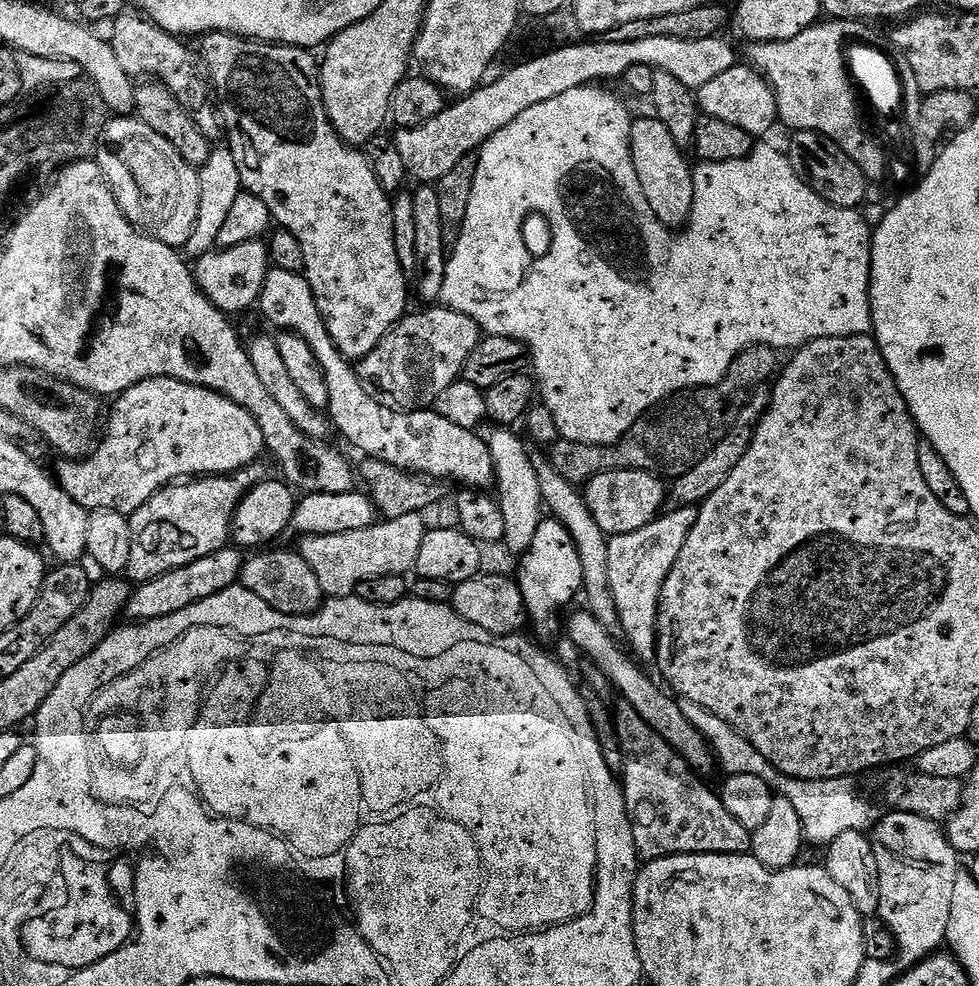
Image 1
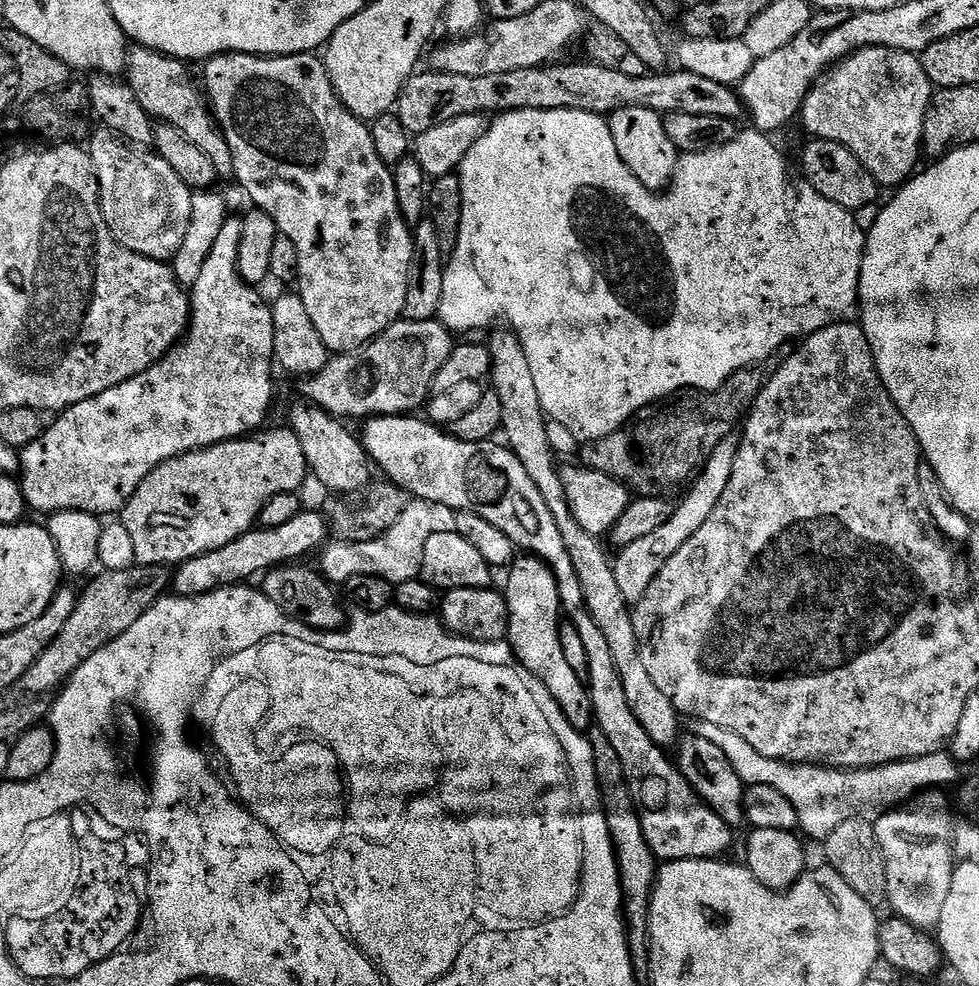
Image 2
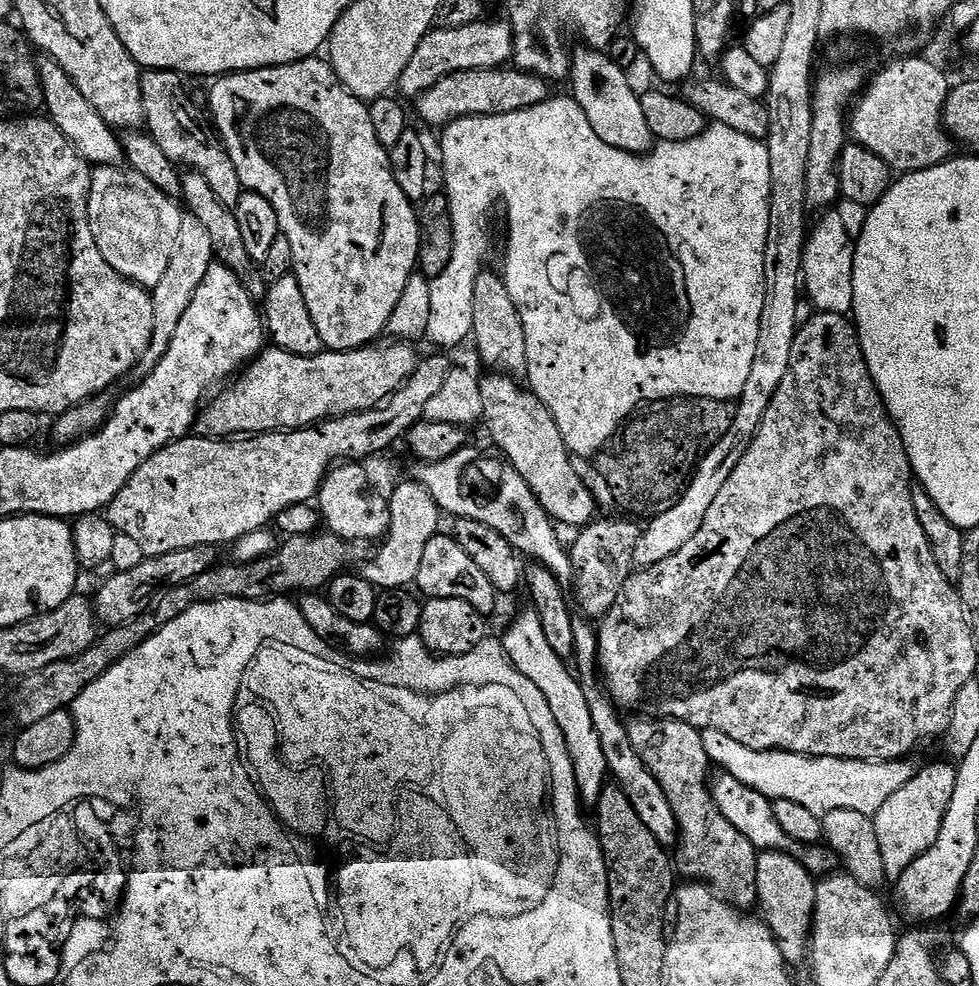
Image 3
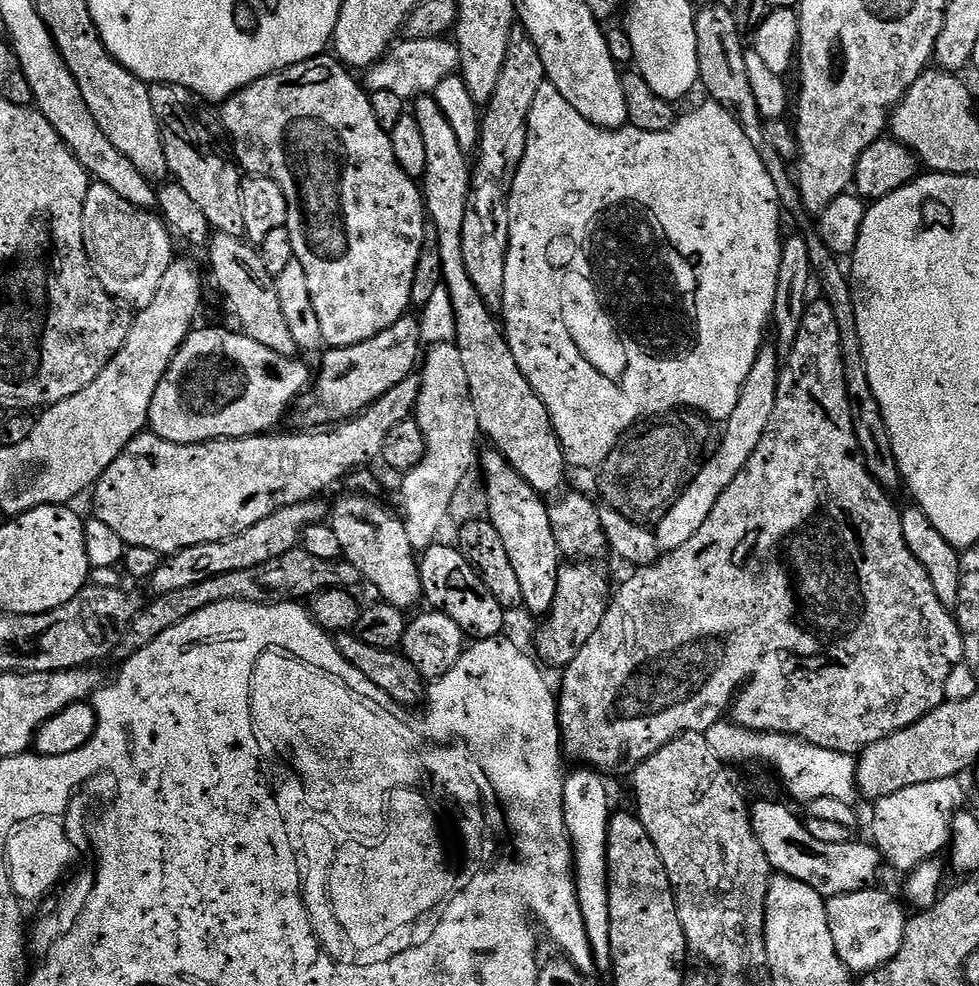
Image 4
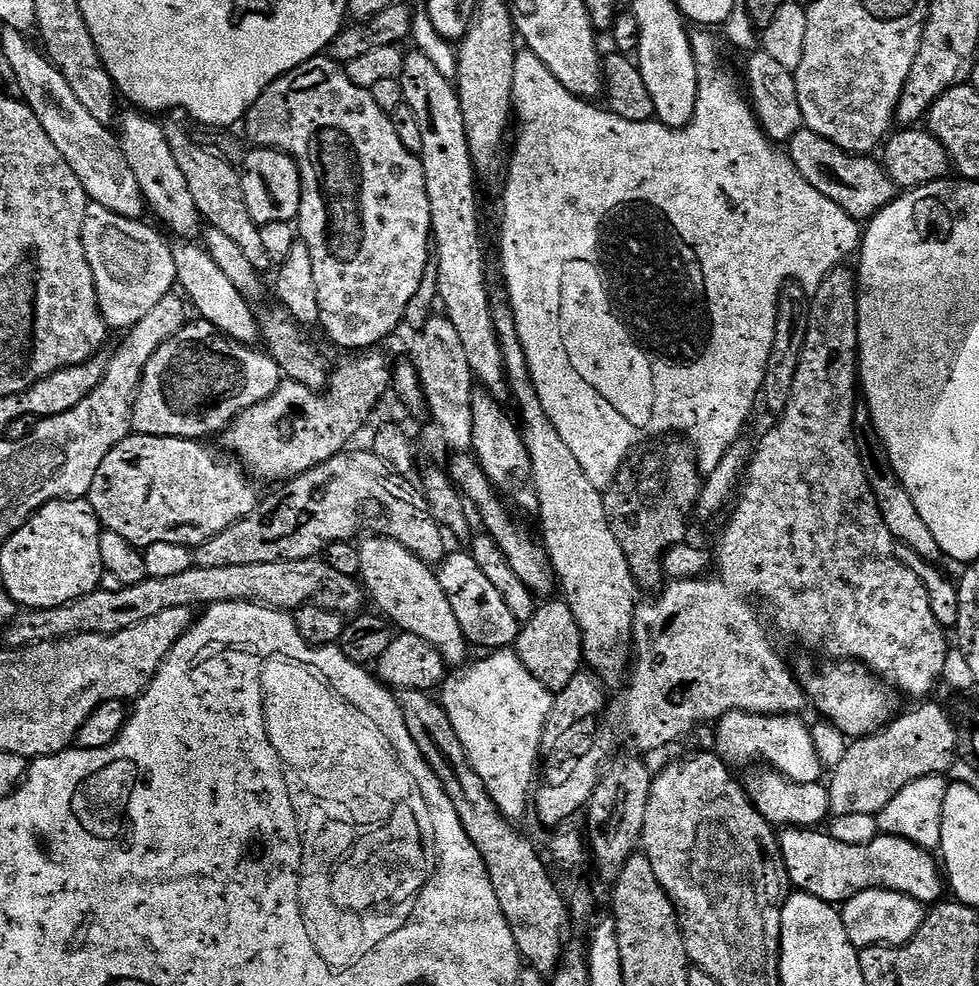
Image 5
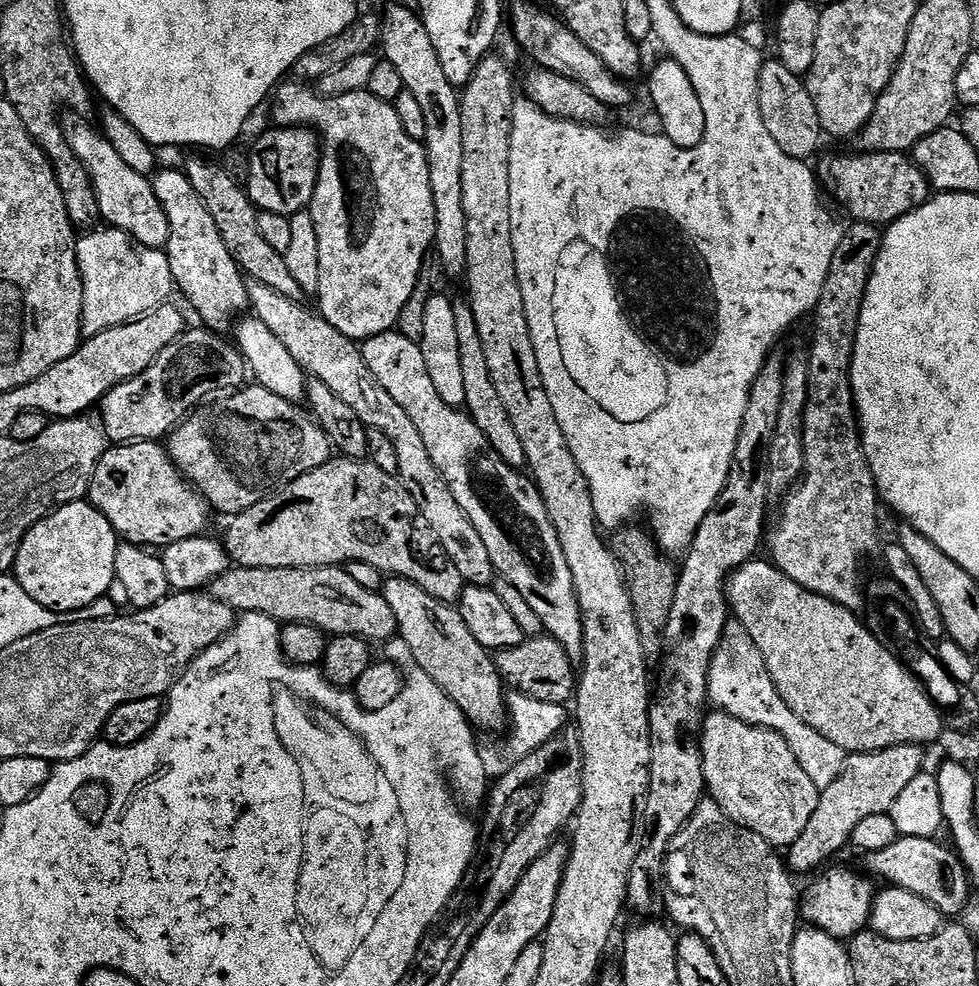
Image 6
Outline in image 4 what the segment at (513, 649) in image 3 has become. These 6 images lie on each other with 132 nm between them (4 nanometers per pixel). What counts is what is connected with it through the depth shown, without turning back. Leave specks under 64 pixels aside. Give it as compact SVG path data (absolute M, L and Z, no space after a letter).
M576 766L565 775L562 790L562 814L566 818L568 841L572 843L572 866L576 877L577 904L582 906L583 918L586 922L588 941L592 946L592 959L597 969L611 969L612 954L610 952L610 890L608 889L608 819L614 811L612 800L608 797L608 788L604 785L605 773L595 768Z

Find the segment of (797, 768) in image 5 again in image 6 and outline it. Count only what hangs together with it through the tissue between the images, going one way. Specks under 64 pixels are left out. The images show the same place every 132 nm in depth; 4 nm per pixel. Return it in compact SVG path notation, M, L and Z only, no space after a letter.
M738 622L729 623L720 645L716 647L708 675L708 698L713 709L730 714L755 728L769 728L782 734L790 750L794 750L798 766L806 770L810 782L814 782L816 788L823 790L830 786L830 782L834 782L834 778L838 778L838 774L842 774L846 753L830 742L830 738L822 738L818 730L806 726L806 722L802 722L802 718L798 718L798 714L794 714L794 710L782 702L764 665L762 650L758 650L750 634L746 634Z

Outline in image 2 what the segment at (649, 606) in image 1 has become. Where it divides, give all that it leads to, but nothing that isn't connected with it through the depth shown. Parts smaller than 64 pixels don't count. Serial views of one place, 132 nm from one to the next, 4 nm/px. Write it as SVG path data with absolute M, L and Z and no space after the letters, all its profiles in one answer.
M733 434L723 436L714 446L714 450L709 452L699 469L698 475L691 481L692 489L688 492L688 497L684 501L676 504L674 514L658 530L646 534L646 538L638 538L638 542L630 542L630 546L619 549L615 553L612 569L614 578L618 578L618 586L622 589L622 598L626 598L629 605L635 606L650 590L650 582L658 578L658 570L686 546L694 534L698 534L698 529L702 527L702 522L710 518L714 506L718 506L718 498L722 498L722 493L726 491L726 485L730 482L730 474L734 474L734 458L738 458L738 446L740 445L739 435Z

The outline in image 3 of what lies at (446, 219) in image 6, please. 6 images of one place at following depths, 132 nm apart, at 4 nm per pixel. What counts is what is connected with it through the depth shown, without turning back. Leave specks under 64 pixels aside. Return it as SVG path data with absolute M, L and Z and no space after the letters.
M488 374L480 381L482 390L482 424L488 427L488 436L497 444L499 455L522 474L526 486L557 525L569 524L575 530L592 523L598 509L586 482L578 478L572 465L572 453L562 442L562 430L550 410L527 387L519 388L517 381L503 374Z

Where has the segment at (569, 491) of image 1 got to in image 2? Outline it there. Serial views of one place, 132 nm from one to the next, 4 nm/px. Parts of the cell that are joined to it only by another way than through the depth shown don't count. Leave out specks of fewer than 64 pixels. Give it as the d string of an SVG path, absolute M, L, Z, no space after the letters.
M500 327L491 333L491 335L493 334L492 337L487 337L486 343L492 359L490 388L491 391L498 394L498 398L502 398L502 436L505 436L503 439L506 441L507 447L511 448L513 454L518 458L518 462L522 462L522 466L526 466L526 474L530 474L534 486L538 486L538 494L542 494L546 506L550 506L550 514L554 514L554 522L558 522L558 531L562 534L562 542L566 542L566 550L570 553L570 559L574 561L575 572L578 573L578 583L582 585L584 605L586 610L590 610L590 618L594 618L594 623L598 625L602 630L602 635L606 637L610 655L614 658L614 666L617 668L618 675L622 678L622 686L626 690L626 702L630 702L630 710L634 710L634 718L638 718L638 722L642 722L642 730L646 730L646 734L650 734L650 738L654 738L658 747L665 750L671 749L681 739L680 723L682 723L682 717L670 702L670 698L666 698L666 694L662 694L662 690L658 690L658 686L654 686L650 674L646 671L646 666L642 663L642 656L638 654L637 638L634 634L632 608L628 600L622 598L622 589L618 586L618 578L614 578L610 554L608 556L603 546L600 545L603 544L601 537L586 534L586 530L582 530L582 526L578 526L578 520L574 518L574 514L570 514L570 504L566 502L566 494L558 469L558 457L556 453L550 450L550 441L546 439L544 407L538 398L538 389L534 383L534 373L530 370L530 361L526 359L526 350L511 328Z

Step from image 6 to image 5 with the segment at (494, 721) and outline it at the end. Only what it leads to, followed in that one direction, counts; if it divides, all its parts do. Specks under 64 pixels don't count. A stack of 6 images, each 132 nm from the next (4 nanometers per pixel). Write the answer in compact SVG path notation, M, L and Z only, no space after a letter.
M375 534L369 540L359 541L360 575L367 595L377 604L379 611L400 632L409 632L425 642L430 642L442 654L445 665L463 665L469 659L470 645L462 634L462 626L458 626L458 618L454 618L454 610L450 607L450 598L442 590L436 572L422 562L406 546L394 542L385 536Z

